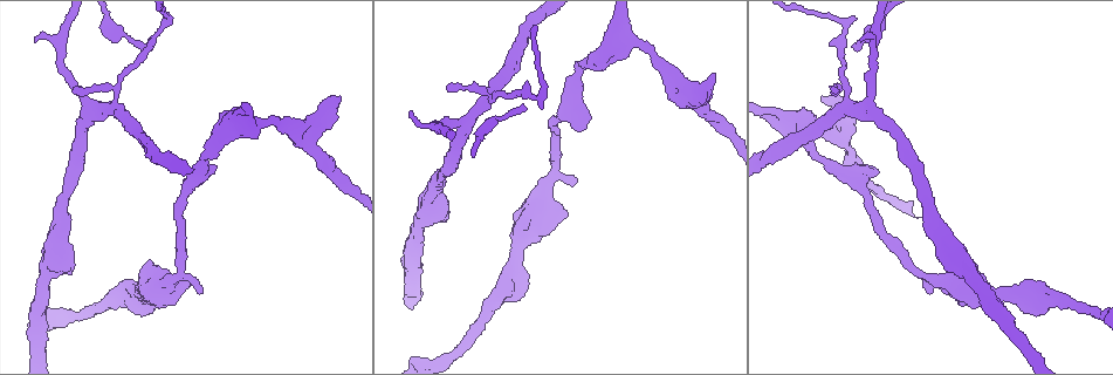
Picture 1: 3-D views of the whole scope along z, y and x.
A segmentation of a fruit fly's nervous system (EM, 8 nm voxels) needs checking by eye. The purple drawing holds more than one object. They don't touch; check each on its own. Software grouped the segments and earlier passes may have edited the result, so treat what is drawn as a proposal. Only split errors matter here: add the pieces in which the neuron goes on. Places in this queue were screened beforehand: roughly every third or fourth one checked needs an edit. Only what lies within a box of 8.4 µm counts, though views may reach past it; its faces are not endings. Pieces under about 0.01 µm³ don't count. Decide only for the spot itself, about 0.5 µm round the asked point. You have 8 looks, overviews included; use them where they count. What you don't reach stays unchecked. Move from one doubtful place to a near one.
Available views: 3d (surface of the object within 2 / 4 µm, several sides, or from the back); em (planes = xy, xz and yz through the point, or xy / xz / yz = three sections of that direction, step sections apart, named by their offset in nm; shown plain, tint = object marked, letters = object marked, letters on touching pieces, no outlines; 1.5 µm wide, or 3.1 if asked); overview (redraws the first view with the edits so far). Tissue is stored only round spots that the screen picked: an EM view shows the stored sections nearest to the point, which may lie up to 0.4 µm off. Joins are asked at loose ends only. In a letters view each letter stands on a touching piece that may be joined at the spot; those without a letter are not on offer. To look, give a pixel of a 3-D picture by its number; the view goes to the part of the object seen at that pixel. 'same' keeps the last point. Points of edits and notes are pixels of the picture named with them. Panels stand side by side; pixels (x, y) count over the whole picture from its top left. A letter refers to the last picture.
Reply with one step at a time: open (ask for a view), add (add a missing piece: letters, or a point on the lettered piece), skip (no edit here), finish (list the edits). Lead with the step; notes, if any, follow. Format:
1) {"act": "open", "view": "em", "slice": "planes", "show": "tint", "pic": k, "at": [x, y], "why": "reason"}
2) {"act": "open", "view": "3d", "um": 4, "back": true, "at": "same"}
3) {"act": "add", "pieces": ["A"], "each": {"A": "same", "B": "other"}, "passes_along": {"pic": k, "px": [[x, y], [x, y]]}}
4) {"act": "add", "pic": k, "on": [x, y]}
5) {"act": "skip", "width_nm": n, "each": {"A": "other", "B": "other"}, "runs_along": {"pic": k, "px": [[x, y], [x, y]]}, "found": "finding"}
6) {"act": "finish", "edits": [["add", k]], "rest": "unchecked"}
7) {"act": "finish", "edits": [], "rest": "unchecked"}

{"act": "open", "view": "em", "slice": "yz", "step": 8, "show": "tint", "pic": 1, "at": [861, 40], "why": "thin end"}

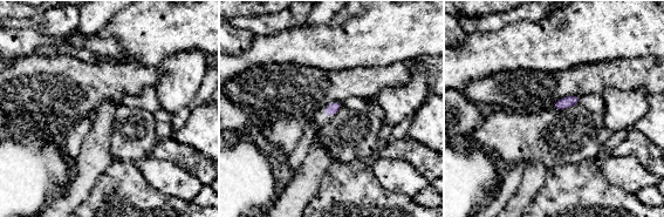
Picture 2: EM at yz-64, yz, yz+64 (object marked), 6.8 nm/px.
{"act": "open", "view": "em", "slice": "planes", "show": "letters", "at": "same", "why": "cut it another way"}

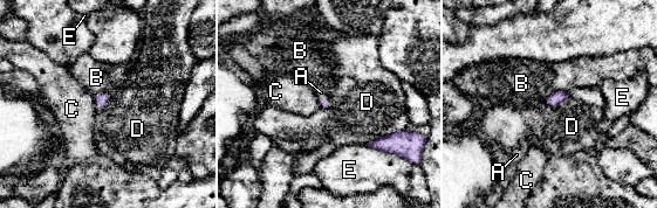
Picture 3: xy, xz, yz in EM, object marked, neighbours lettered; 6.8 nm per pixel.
{"act": "add", "pieces": ["A"], "longest_contact_nm": ["D", 300], "each": {"A": "same", "B": "other", "C": "other", "D": "other", "E": "other"}, "found": "it goes on there"}

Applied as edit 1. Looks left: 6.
{"act": "open", "view": "overview", "why": "redraw"}

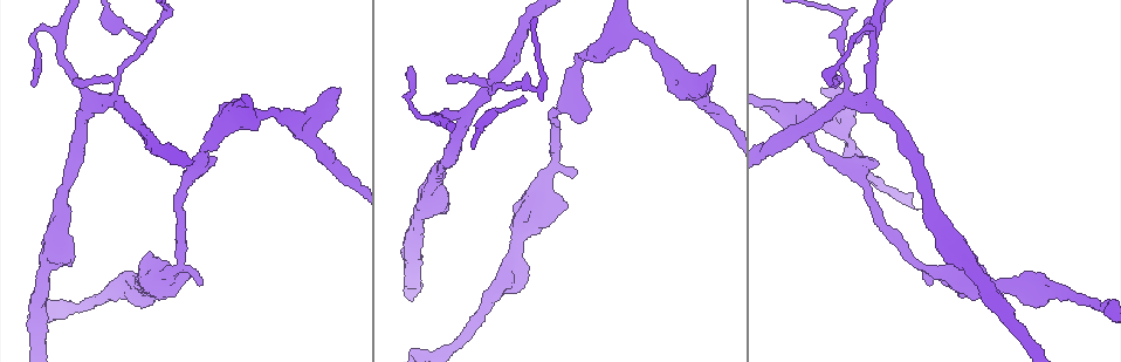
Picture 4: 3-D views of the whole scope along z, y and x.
{"act": "open", "view": "3d", "um": 4, "pic": 4, "at": [526, 99]}

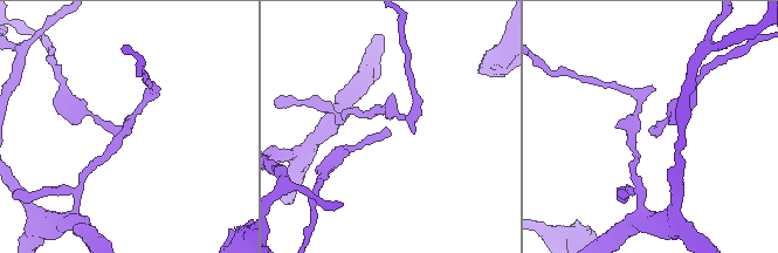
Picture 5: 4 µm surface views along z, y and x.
{"act": "open", "view": "em", "slice": "xz", "step": 4, "show": "letters", "pic": 5, "at": [390, 132]}

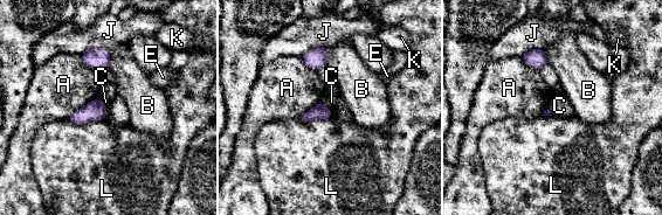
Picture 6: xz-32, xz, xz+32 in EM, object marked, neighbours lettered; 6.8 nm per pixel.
{"act": "open", "view": "em", "slice": "planes", "show": "letters", "at": "same"}

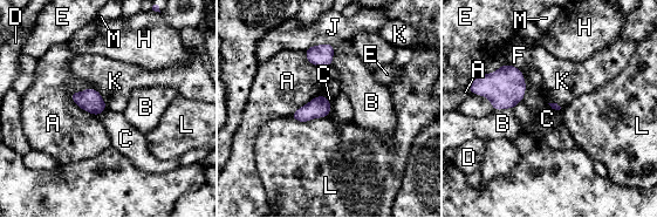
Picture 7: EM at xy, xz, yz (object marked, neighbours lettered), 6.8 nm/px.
{"act": "skip", "each": {"A": "other", "B": "other", "C": "other", "D": "other", "E": "other", "F": "other", "H": "other", "J": "other", "K": "other", "L": "other", "M": "other"}, "border": {"pic": 7, "px": [[89, 87], [100, 94], [107, 108]]}, "found": "none of them fits"}

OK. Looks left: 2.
{"act": "finish", "edits": [["add", 3]], "rest": "unchecked"}

